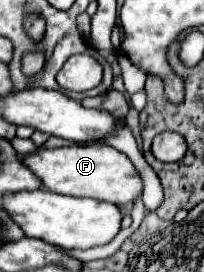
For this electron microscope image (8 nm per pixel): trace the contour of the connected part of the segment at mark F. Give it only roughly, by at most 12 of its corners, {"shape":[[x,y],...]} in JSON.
{"shape":[[107,144],[39,148],[23,162],[51,192],[117,206],[143,194]]}

